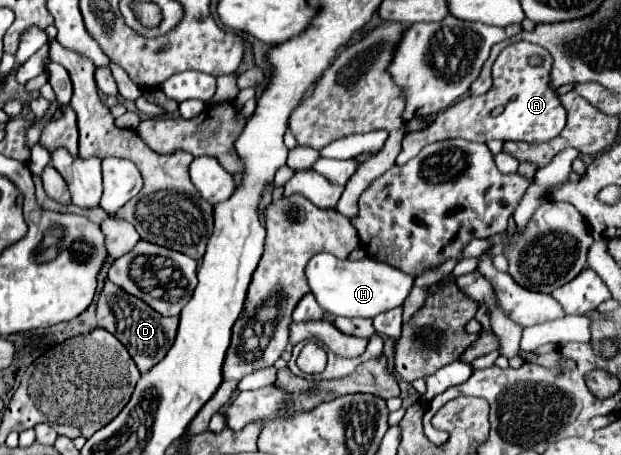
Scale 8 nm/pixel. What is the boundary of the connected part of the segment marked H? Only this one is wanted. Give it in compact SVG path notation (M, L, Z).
M319 253L307 265L307 281L317 303L327 313L339 317L375 317L383 311L403 307L415 277L369 257L361 261L341 261L331 253Z

